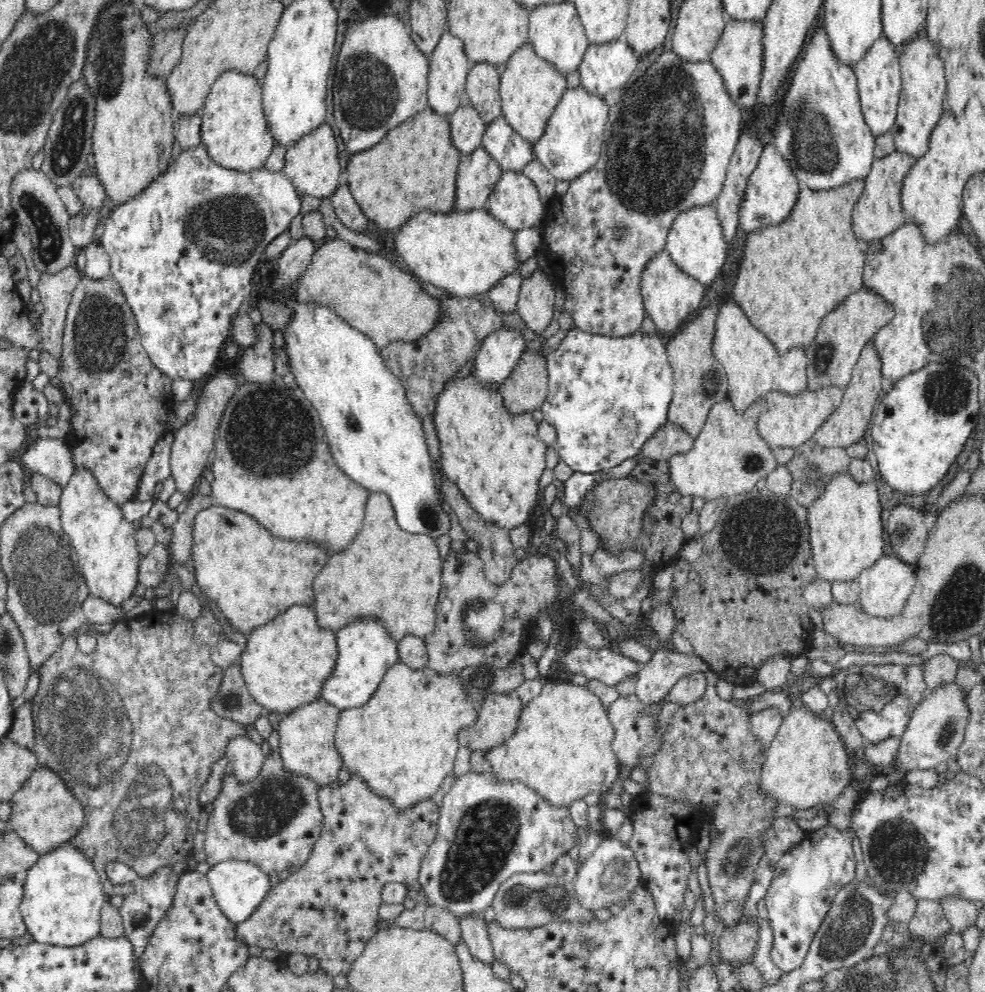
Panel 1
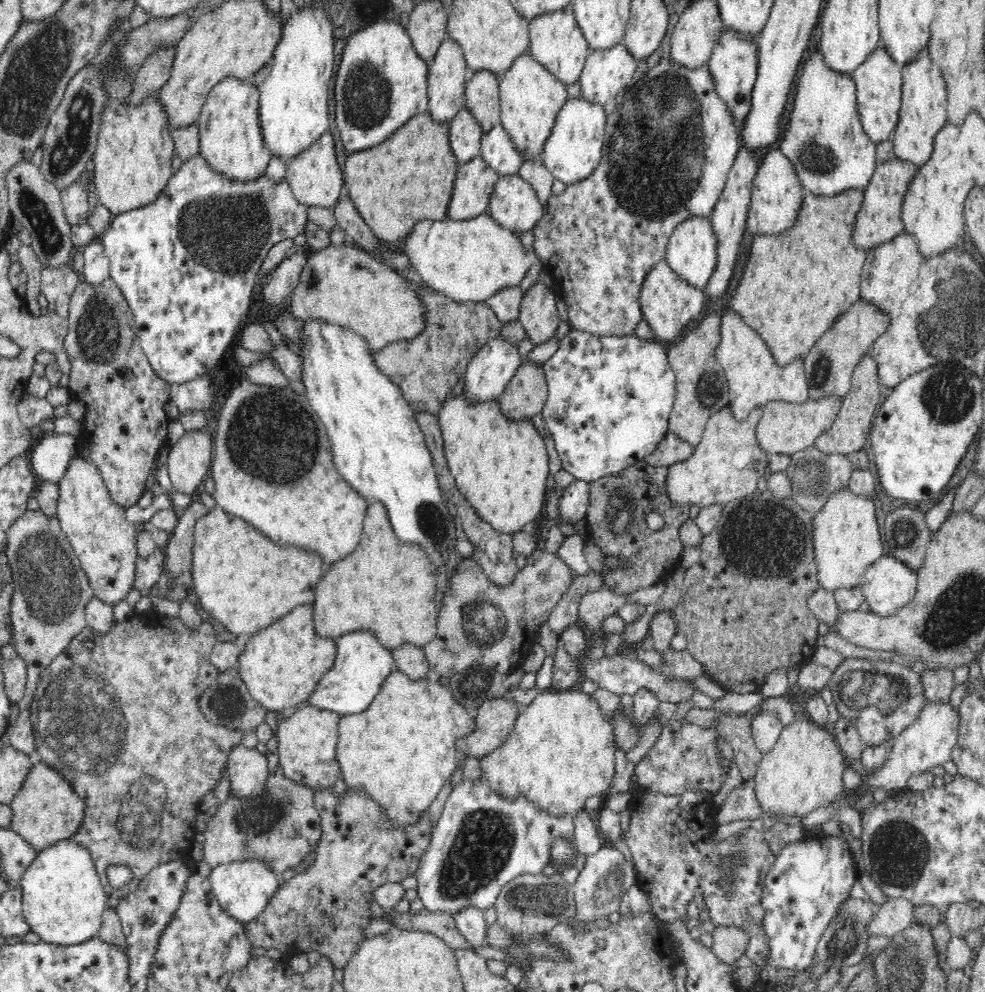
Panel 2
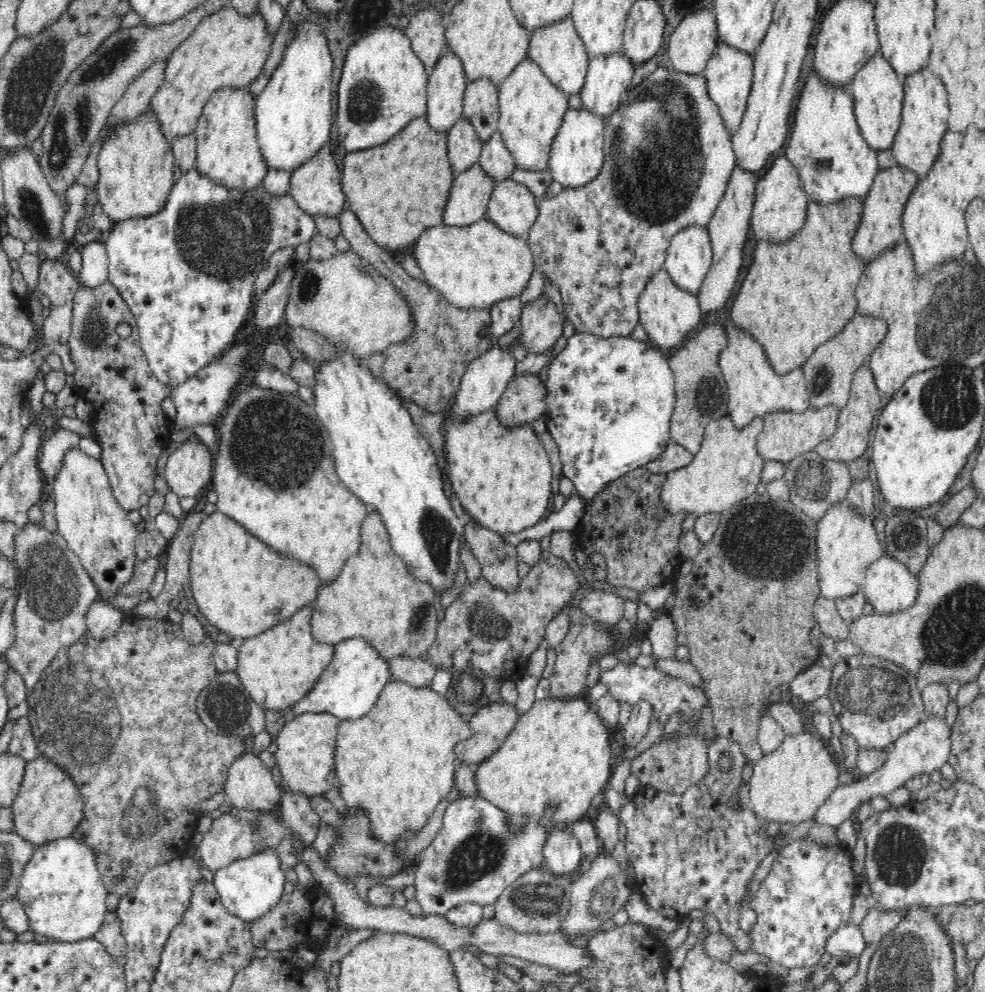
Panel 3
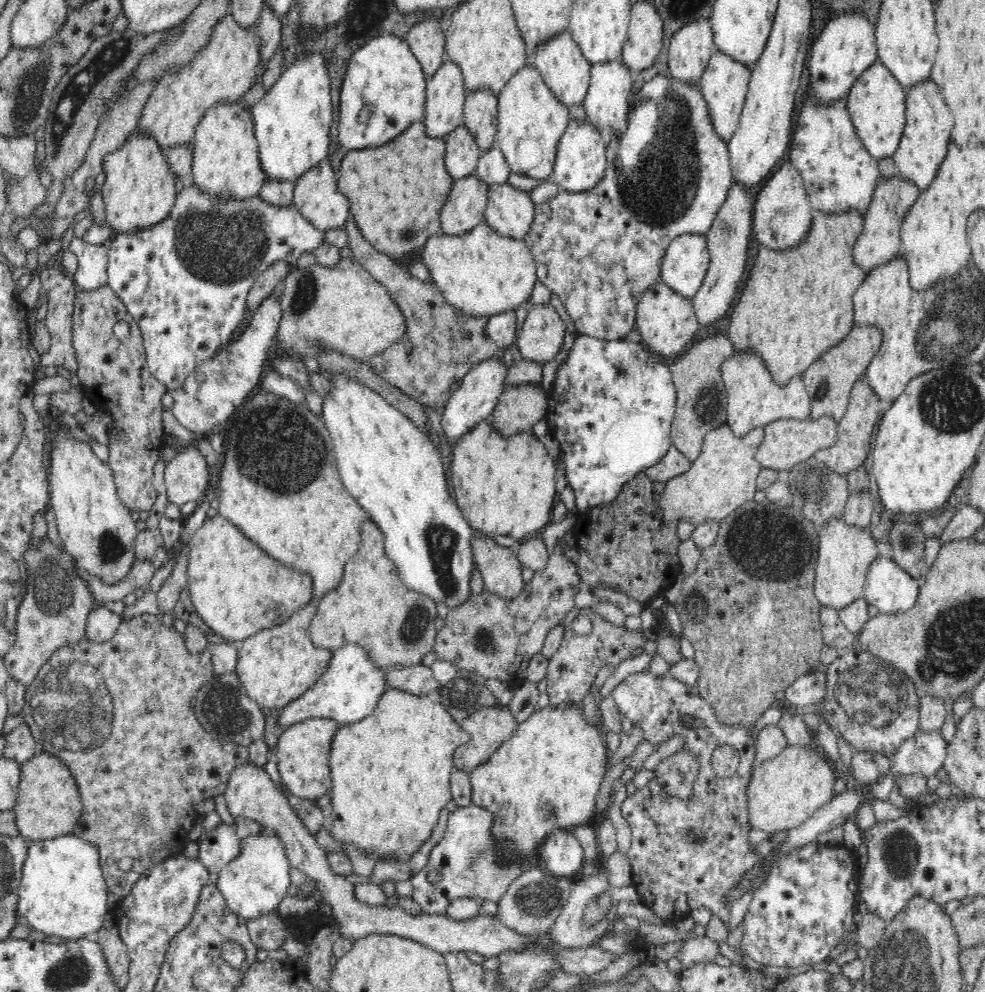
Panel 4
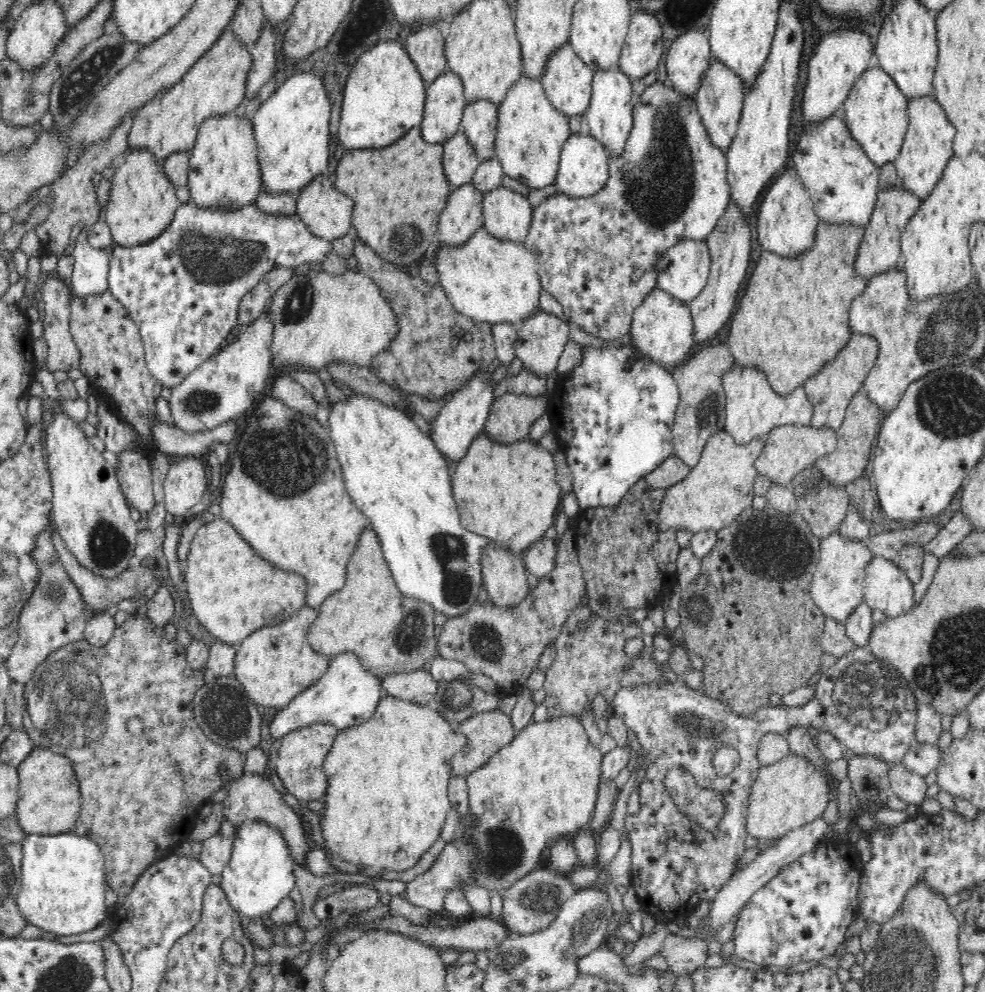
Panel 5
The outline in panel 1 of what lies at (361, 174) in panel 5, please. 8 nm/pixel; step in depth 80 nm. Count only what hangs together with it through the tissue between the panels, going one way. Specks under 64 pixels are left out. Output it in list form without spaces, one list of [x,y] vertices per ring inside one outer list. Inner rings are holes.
[[[430,107],[420,111],[376,144],[374,148],[353,154],[348,161],[347,185],[359,204],[361,211],[369,221],[376,223],[380,230],[397,232],[398,228],[420,210],[434,210],[435,212],[448,213],[453,210],[456,198],[457,168],[461,154],[452,143],[450,123],[448,116],[436,114]]]

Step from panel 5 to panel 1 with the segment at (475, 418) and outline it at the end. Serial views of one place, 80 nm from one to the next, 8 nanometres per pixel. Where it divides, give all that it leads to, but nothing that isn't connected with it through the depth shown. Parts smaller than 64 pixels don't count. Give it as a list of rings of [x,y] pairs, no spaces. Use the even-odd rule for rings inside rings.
[[[497,329],[489,333],[481,343],[480,352],[475,353],[474,370],[471,372],[480,384],[500,388],[501,384],[516,368],[520,356],[527,349],[527,342],[518,329]]]

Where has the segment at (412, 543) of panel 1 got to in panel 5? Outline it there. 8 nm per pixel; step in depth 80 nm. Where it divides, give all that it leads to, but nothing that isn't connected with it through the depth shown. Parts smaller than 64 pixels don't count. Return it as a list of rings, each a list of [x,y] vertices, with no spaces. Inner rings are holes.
[[[370,526],[362,531],[358,546],[350,560],[352,562],[346,568],[346,574],[348,574],[346,586],[324,599],[324,602],[317,608],[318,614],[315,622],[309,628],[308,640],[314,652],[328,656],[330,659],[344,652],[353,652],[358,657],[362,668],[380,679],[390,673],[402,674],[402,672],[412,672],[412,670],[429,667],[437,651],[434,635],[435,610],[423,600],[400,592],[385,562],[376,531]]]

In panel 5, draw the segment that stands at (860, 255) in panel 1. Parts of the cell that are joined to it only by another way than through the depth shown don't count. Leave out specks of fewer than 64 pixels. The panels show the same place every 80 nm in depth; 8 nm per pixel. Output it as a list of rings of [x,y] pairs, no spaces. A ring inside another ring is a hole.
[[[819,221],[818,226],[816,226],[814,244],[812,244],[808,250],[804,250],[802,256],[798,256],[798,258],[782,258],[782,256],[778,256],[778,254],[774,252],[762,250],[756,267],[752,270],[752,276],[750,276],[748,286],[746,286],[746,292],[744,292],[744,296],[740,298],[738,309],[735,310],[736,314],[732,316],[732,321],[730,322],[730,333],[728,334],[726,345],[735,358],[735,366],[739,366],[740,368],[754,366],[754,368],[762,370],[772,390],[780,396],[788,396],[794,392],[794,388],[802,386],[808,378],[816,376],[816,372],[818,372],[824,364],[828,364],[830,360],[836,358],[836,354],[840,352],[840,348],[844,348],[851,337],[851,330],[848,328],[848,312],[850,312],[852,301],[856,296],[860,296],[860,294],[864,293],[867,286],[866,280],[855,271],[856,254],[858,254],[858,248],[860,242],[862,242],[864,232],[864,228],[856,226],[855,224],[827,224],[827,222]]]

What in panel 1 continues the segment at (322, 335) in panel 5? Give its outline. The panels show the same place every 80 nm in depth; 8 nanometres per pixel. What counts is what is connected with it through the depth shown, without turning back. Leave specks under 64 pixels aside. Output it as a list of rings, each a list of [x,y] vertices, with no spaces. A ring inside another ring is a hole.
[[[336,237],[319,243],[312,260],[294,286],[295,299],[299,302],[327,306],[352,328],[371,338],[379,350],[394,341],[415,341],[435,328],[441,315],[439,300],[428,296],[418,281],[402,268],[366,249],[353,247],[348,241]]]

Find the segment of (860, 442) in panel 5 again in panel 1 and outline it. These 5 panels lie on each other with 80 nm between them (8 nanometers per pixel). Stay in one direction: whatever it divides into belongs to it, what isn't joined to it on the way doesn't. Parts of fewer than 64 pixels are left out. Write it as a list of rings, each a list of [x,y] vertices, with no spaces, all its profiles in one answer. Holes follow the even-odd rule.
[[[871,339],[862,351],[853,368],[850,382],[843,391],[843,398],[840,406],[828,416],[828,420],[824,424],[820,424],[820,428],[814,432],[813,439],[823,448],[848,448],[852,444],[856,444],[862,439],[864,432],[868,430],[868,423],[871,420],[871,414],[877,405],[881,392],[880,379],[881,360],[876,352],[875,345]]]

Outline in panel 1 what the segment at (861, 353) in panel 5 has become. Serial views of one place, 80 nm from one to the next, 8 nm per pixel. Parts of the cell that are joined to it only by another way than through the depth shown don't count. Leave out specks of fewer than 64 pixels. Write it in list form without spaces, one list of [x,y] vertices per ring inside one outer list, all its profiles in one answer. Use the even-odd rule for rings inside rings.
[[[862,286],[856,293],[847,296],[832,312],[822,318],[822,324],[810,346],[807,346],[807,388],[820,390],[826,386],[839,386],[844,390],[850,382],[853,368],[862,348],[894,316],[894,309],[879,295]]]

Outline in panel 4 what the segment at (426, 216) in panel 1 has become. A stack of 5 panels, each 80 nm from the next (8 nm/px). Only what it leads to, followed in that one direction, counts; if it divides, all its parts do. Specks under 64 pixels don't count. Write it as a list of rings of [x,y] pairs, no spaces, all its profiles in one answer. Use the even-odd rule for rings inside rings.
[[[485,221],[461,236],[450,236],[443,231],[430,236],[421,257],[444,298],[454,308],[473,317],[518,310],[530,298],[537,280],[536,261],[524,239],[500,236]]]

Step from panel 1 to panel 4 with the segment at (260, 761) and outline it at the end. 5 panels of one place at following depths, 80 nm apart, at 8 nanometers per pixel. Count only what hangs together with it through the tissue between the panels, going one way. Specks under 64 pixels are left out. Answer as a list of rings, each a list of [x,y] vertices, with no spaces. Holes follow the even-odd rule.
[[[249,762],[236,766],[228,778],[228,784],[226,784],[223,795],[226,806],[233,818],[244,816],[255,820],[259,822],[259,826],[273,830],[283,841],[285,853],[291,866],[299,868],[307,876],[315,880],[315,892],[319,892],[324,901],[330,903],[332,916],[339,923],[339,931],[342,938],[355,942],[359,938],[372,933],[384,933],[416,940],[440,953],[471,950],[487,957],[497,956],[497,954],[507,950],[521,951],[532,943],[538,943],[544,949],[554,953],[556,961],[559,962],[564,972],[574,975],[596,974],[602,972],[614,962],[614,955],[608,953],[606,949],[602,949],[598,944],[576,949],[559,948],[557,944],[553,944],[553,940],[549,938],[549,933],[522,936],[502,924],[498,917],[491,917],[483,913],[467,921],[455,921],[446,916],[446,914],[429,915],[422,912],[420,915],[412,916],[399,906],[385,904],[376,906],[364,905],[353,893],[354,884],[332,871],[328,859],[326,859],[326,853],[316,841],[316,837],[310,834],[305,824],[293,811],[289,800],[282,791],[278,790],[276,783],[265,772],[264,767],[256,766]],[[550,947],[554,947],[554,950],[549,950]]]

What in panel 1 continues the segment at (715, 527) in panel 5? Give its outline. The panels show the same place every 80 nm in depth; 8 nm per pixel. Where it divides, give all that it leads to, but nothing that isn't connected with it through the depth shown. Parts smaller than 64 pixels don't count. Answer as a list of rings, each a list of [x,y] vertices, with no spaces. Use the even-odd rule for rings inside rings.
[[[727,397],[712,404],[710,412],[700,434],[693,440],[693,446],[684,452],[668,459],[670,480],[682,496],[702,498],[705,502],[719,497],[733,497],[751,492],[760,478],[768,476],[777,467],[777,462],[769,444],[759,435],[757,424],[760,413],[764,410],[764,397],[756,400],[746,412],[736,412],[734,405]]]

